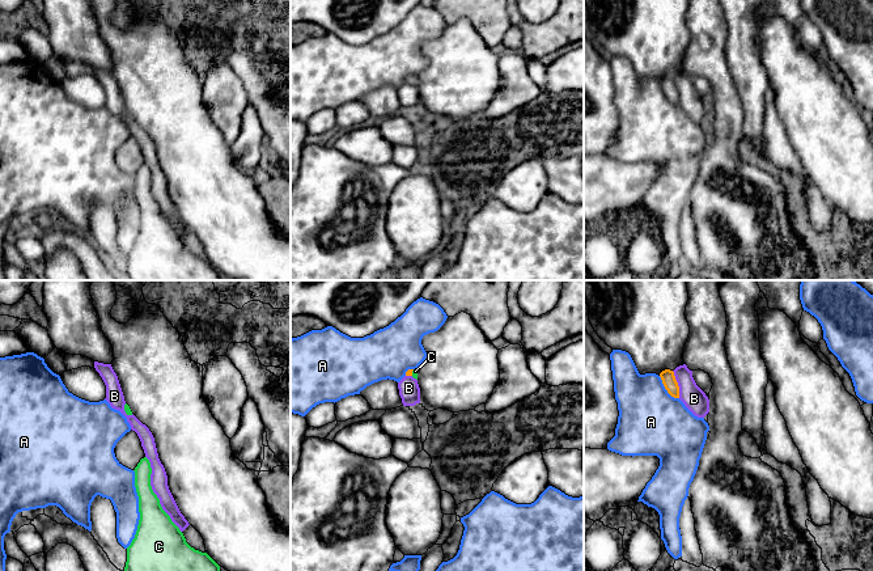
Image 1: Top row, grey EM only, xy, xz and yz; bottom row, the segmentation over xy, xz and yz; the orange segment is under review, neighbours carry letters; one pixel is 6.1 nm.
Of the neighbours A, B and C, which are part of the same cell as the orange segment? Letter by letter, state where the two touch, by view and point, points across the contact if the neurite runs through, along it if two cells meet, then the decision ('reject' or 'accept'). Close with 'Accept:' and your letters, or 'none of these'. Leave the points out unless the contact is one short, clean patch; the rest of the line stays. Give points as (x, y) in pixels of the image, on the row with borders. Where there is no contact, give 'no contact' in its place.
A: contact yz (665, 388); reject
B: contact yz (677, 384); reject
C: contact xz (411, 372); way xz (409, 372), (411, 372), (415, 371); accept
Accept: C

